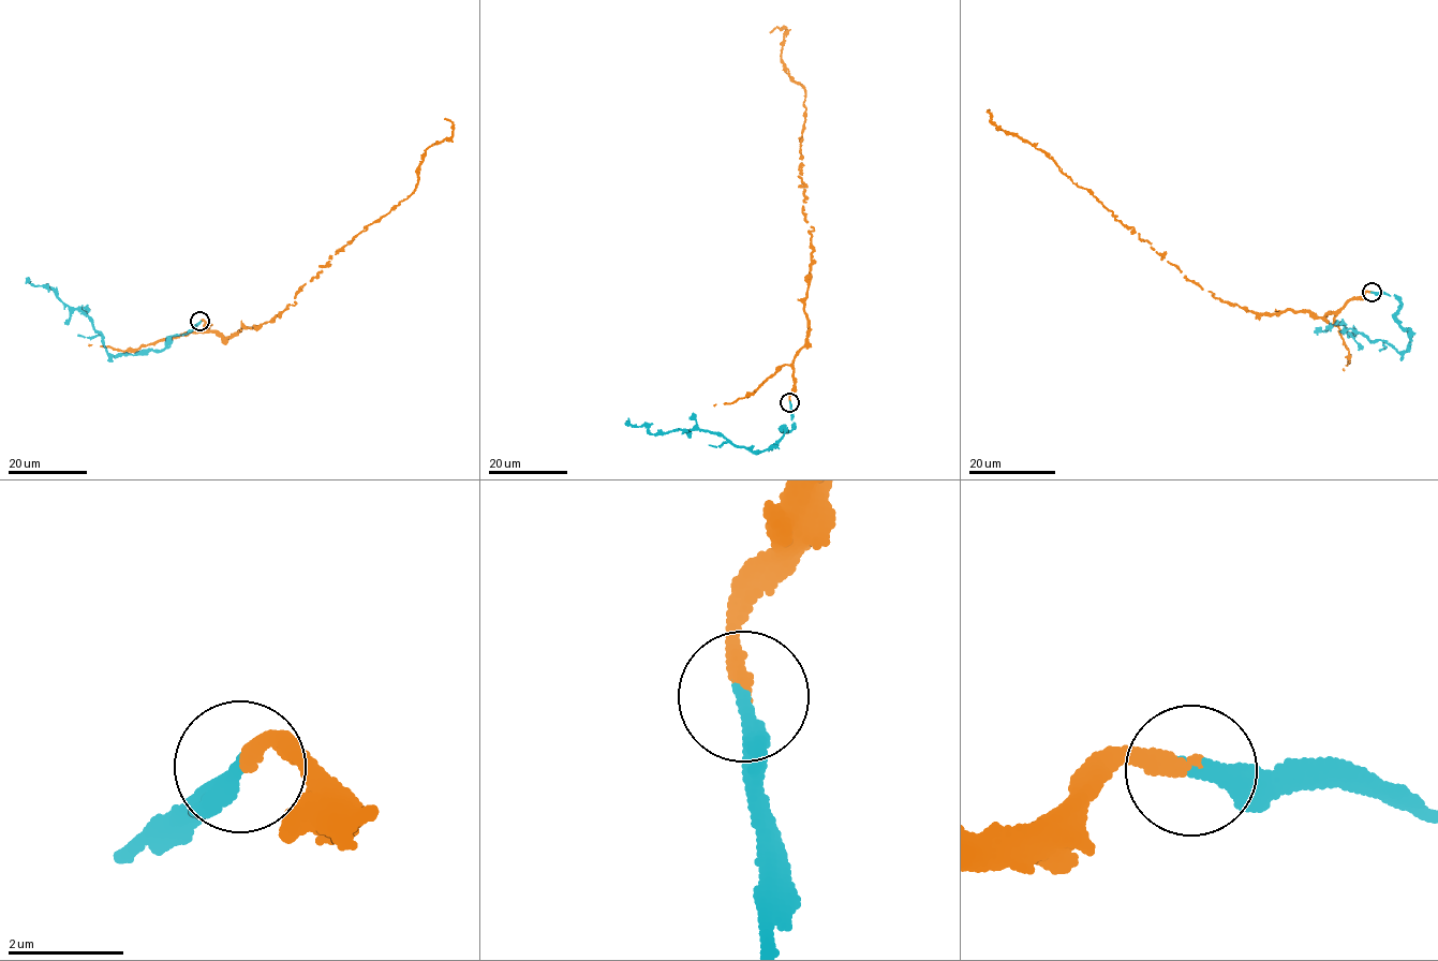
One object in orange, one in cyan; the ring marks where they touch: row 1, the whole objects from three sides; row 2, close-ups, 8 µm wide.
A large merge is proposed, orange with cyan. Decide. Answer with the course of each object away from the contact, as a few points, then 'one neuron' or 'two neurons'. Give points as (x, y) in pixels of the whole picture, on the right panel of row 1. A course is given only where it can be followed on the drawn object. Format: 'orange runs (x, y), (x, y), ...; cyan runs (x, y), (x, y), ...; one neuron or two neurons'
orange runs (1372, 292), (1321, 316), (1301, 310), (1260, 313), (1224, 302), (1162, 260), (1049, 156), (996, 128), (989, 111); cyan runs (1372, 292), (1398, 296), (1395, 318), (1408, 331), (1406, 350), (1348, 334), (1340, 323), (1314, 333); one neuron

